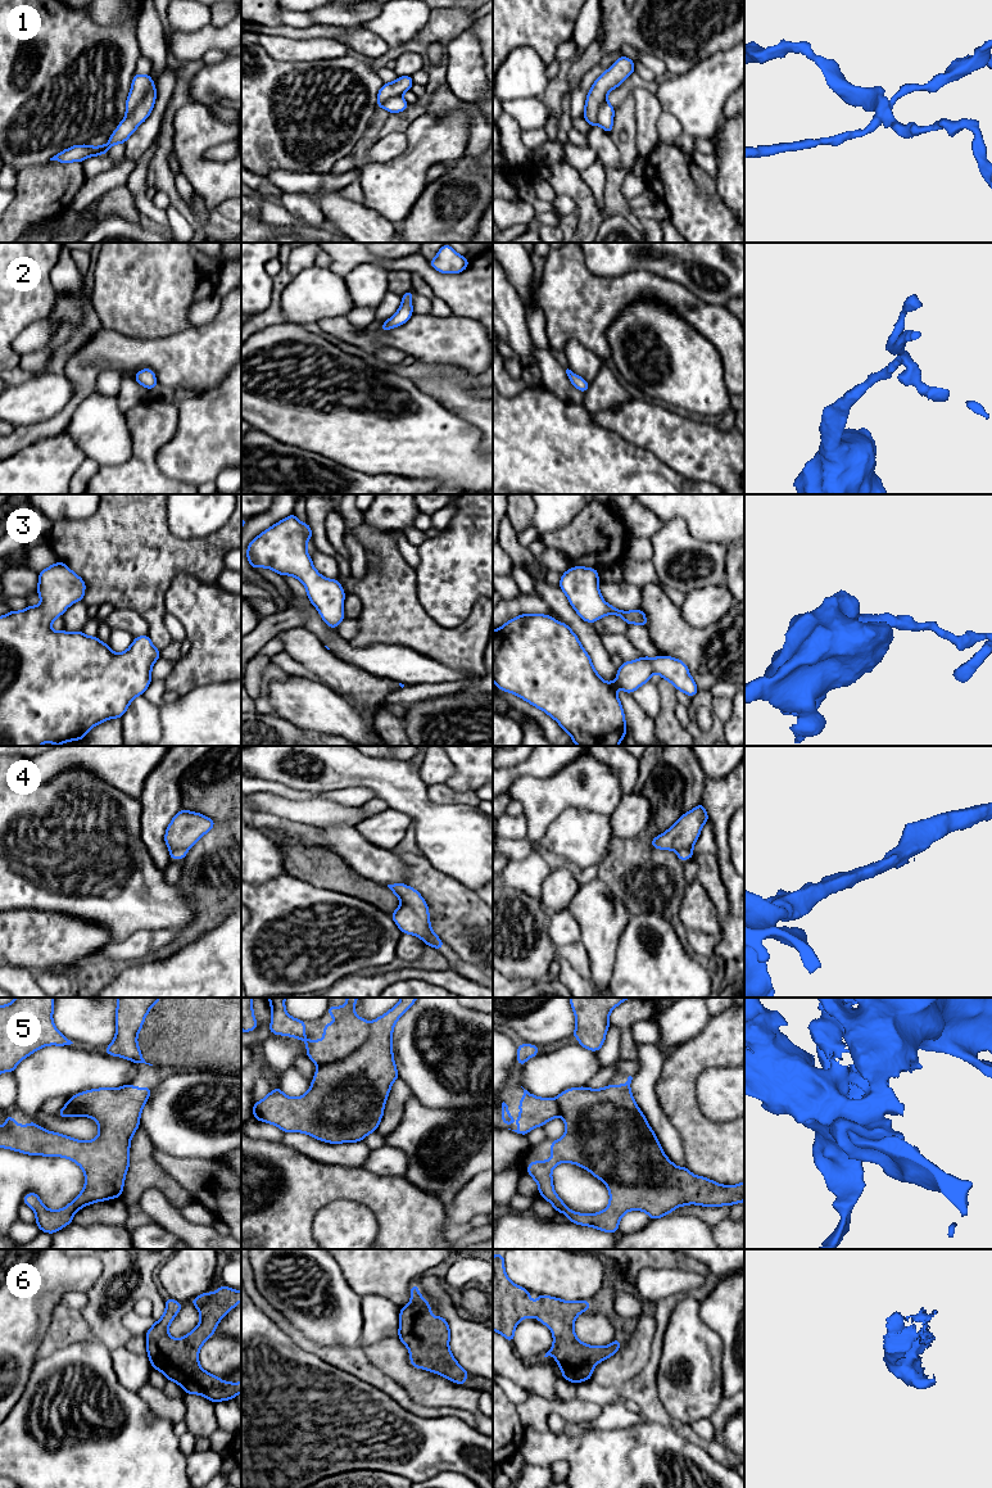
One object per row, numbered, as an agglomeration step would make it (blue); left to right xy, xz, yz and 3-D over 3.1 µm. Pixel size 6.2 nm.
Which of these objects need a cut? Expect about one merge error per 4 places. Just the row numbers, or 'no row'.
1, 4

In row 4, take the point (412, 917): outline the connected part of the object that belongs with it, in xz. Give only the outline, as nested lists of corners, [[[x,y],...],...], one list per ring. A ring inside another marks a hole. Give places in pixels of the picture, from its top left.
[[[393,883],[388,887],[400,900],[399,908],[390,914],[402,933],[415,935],[426,945],[427,940],[439,941],[430,924],[429,906],[417,890],[404,883]]]

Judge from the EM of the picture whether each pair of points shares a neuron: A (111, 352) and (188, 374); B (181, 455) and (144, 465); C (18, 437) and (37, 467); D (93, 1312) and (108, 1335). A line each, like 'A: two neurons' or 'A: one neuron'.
A: one neuron
B: two neurons
C: two neurons
D: one neuron

